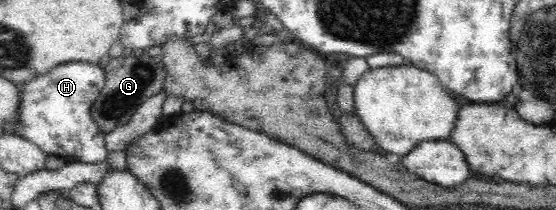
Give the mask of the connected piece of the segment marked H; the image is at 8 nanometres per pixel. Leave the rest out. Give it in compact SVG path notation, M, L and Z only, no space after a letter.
M70 62L57 65L43 76L35 77L21 87L18 136L31 141L46 153L62 157L74 156L76 161L95 164L106 161L109 151L104 140L105 134L92 119L91 109L106 83L106 74L99 64Z

